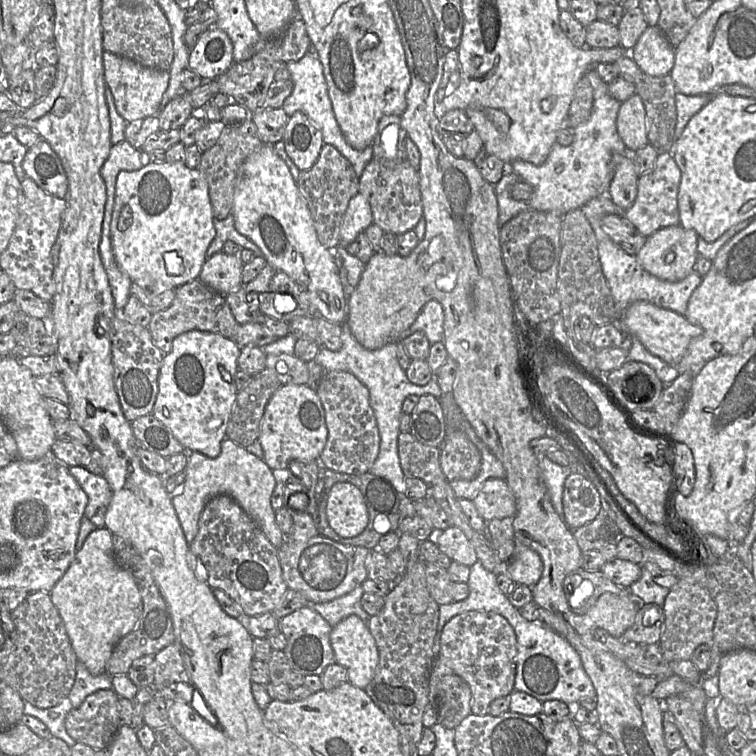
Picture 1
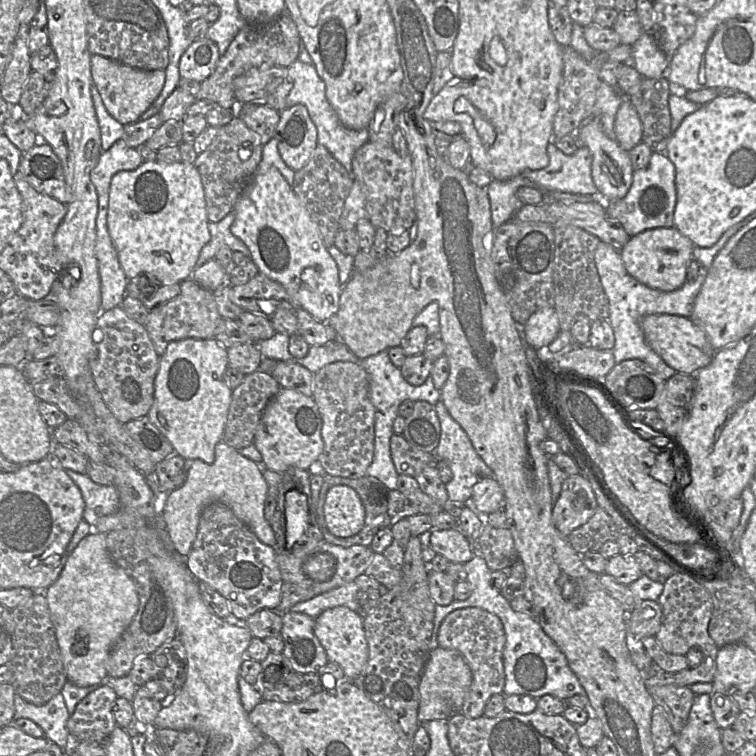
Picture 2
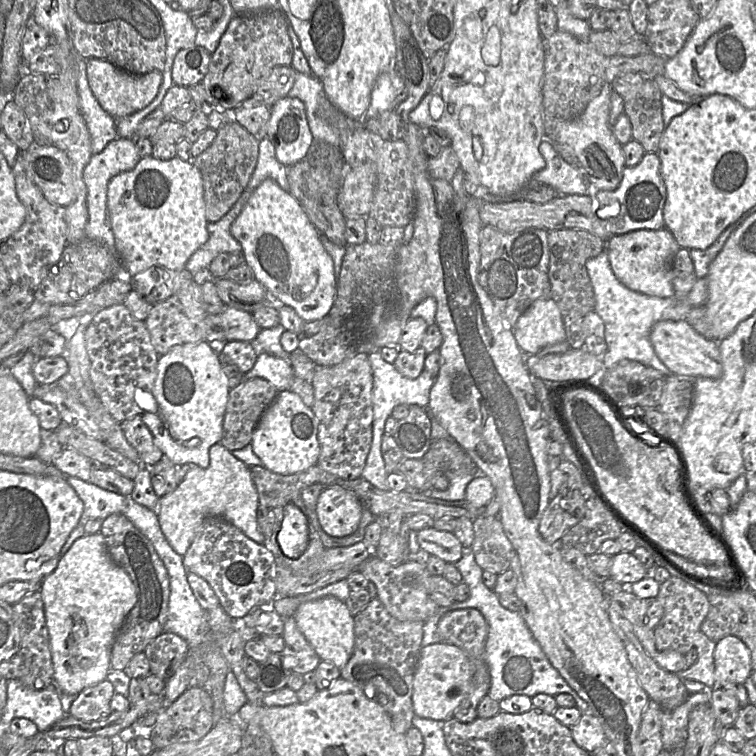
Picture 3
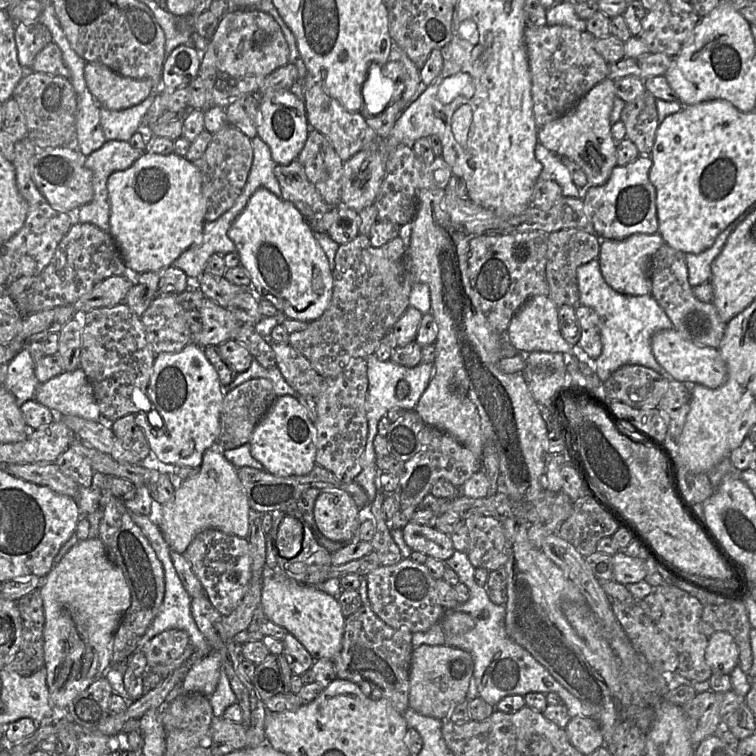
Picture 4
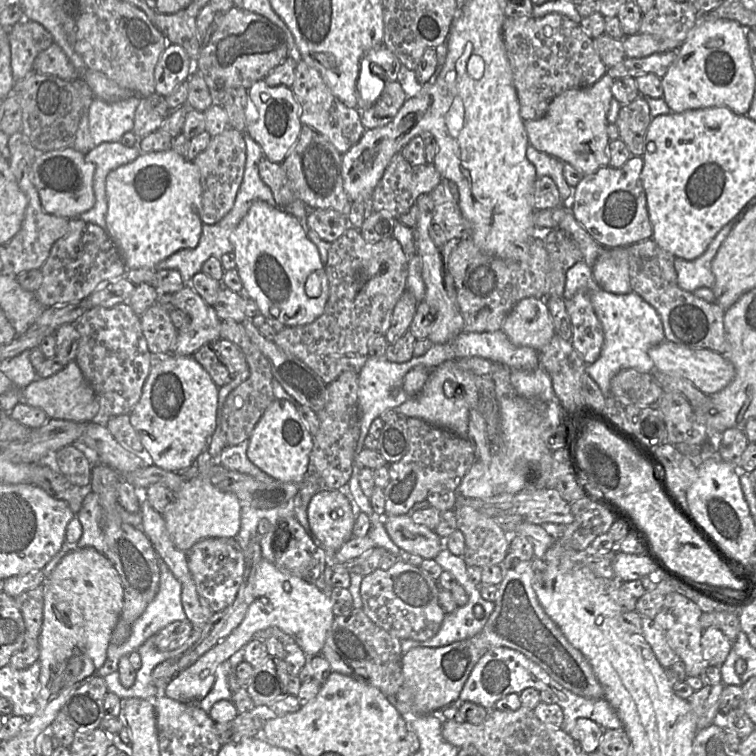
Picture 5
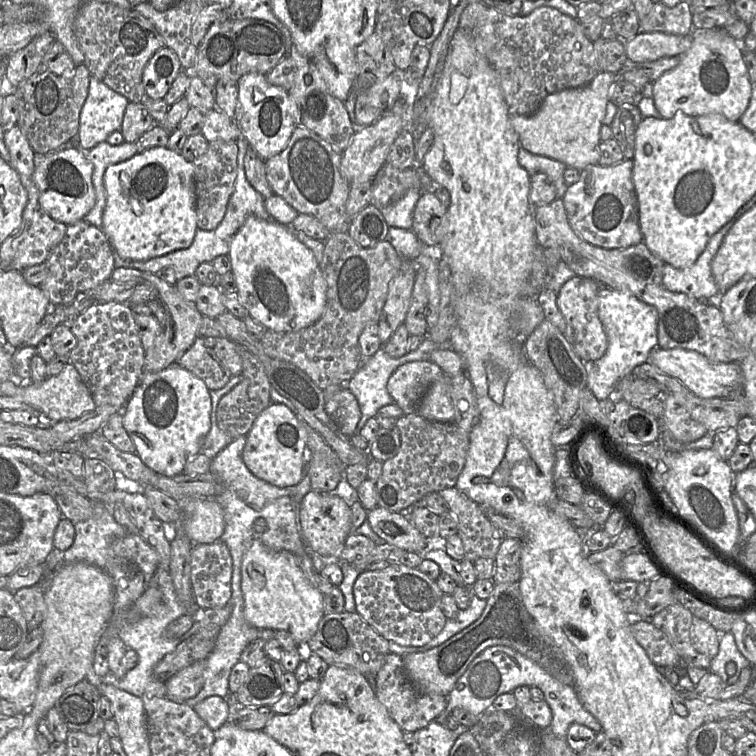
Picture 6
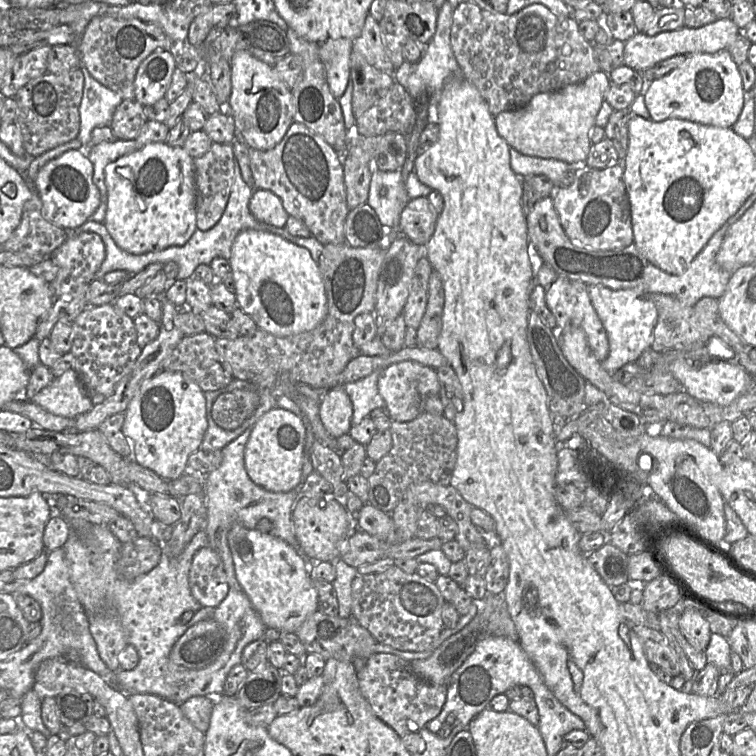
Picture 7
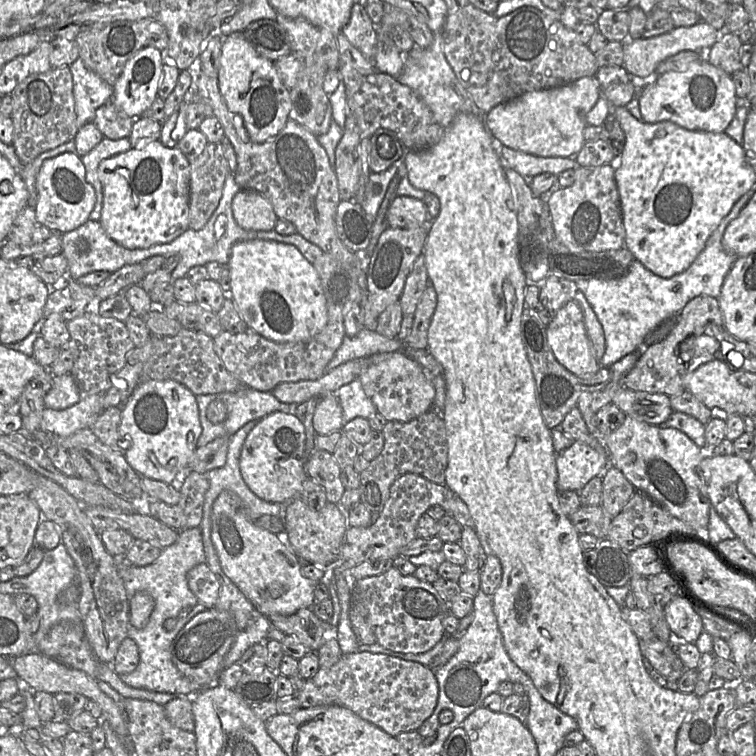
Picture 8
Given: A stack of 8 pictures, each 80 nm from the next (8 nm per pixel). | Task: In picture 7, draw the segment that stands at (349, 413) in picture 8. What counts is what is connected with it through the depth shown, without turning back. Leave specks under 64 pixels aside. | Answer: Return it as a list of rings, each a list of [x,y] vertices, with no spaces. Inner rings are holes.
[[[375,370],[362,379],[343,385],[353,405],[352,425],[358,425],[362,419],[369,417],[374,409],[385,406],[385,402],[378,391],[378,379],[381,372],[382,370]]]

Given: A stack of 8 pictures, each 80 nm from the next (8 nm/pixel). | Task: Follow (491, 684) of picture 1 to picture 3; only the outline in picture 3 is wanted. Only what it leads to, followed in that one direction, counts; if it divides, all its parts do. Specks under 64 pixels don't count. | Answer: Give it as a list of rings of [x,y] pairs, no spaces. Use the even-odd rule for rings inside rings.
[[[467,608],[446,613],[438,623],[438,634],[442,642],[451,644],[464,650],[472,663],[472,684],[467,697],[461,702],[453,714],[453,718],[462,722],[470,723],[477,716],[477,706],[483,697],[487,696],[491,676],[485,660],[485,647],[488,637],[488,624],[482,613],[475,608]]]

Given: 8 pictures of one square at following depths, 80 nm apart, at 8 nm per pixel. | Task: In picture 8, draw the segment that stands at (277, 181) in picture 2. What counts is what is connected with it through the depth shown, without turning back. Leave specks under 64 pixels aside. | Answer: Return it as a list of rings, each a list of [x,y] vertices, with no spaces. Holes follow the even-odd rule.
[[[273,240],[235,243],[228,264],[231,297],[248,328],[274,342],[307,341],[328,322],[327,300],[313,264],[294,245]]]

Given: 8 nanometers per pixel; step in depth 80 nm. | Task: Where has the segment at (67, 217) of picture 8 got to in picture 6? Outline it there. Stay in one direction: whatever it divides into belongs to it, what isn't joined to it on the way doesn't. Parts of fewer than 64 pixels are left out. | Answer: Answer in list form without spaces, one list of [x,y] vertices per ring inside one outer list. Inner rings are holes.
[[[80,146],[36,156],[33,178],[43,210],[53,220],[67,226],[83,220],[96,203],[92,174],[93,164]]]

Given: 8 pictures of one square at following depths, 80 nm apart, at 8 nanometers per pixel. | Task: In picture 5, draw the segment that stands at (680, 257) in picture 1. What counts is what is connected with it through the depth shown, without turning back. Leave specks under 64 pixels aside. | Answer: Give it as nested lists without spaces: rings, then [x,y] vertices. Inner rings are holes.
[[[628,247],[605,248],[592,266],[596,283],[613,294],[631,292],[629,270]]]

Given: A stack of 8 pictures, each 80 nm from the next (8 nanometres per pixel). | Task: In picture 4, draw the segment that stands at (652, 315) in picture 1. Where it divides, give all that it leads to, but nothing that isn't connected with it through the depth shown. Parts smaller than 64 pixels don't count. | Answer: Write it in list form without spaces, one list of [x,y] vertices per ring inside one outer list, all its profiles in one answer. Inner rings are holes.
[[[673,328],[656,332],[651,338],[651,350],[657,362],[668,372],[669,379],[710,389],[719,388],[727,380],[727,366],[717,348],[693,343]]]

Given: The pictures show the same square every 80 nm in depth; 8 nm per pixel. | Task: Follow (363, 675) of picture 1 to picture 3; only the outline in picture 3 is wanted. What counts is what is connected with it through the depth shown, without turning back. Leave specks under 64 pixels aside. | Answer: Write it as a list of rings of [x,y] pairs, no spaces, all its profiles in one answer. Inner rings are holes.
[[[327,596],[304,602],[296,609],[293,618],[321,660],[332,663],[340,670],[347,664],[355,644],[354,616],[343,601],[334,596]]]

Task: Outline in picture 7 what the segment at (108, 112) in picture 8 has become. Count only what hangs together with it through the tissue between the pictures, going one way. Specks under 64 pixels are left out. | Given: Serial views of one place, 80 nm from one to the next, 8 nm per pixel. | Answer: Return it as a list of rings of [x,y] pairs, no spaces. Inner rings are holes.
[[[123,100],[115,110],[110,128],[118,140],[135,140],[147,120],[143,105]]]

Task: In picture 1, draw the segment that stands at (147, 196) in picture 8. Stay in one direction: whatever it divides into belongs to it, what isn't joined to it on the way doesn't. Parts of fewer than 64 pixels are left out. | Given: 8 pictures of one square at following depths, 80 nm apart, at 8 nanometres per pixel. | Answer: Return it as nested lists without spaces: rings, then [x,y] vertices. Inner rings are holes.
[[[167,161],[147,162],[136,171],[120,171],[110,235],[117,264],[139,286],[177,289],[197,280],[216,235],[205,177],[198,169]]]

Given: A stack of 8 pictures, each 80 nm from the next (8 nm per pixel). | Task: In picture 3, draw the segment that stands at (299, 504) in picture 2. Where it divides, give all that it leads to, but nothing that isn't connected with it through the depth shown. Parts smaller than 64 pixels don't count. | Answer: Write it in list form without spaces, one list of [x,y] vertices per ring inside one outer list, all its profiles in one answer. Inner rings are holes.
[[[293,502],[284,506],[277,541],[283,555],[290,559],[297,559],[307,548],[308,517]]]

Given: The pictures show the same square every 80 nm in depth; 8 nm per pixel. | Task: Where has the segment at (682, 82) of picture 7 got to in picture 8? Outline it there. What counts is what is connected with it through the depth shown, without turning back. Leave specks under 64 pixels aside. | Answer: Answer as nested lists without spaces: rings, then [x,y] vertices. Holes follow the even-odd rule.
[[[701,59],[689,64],[684,71],[660,75],[637,97],[643,122],[671,122],[695,132],[724,132],[737,111],[737,97],[731,75]]]

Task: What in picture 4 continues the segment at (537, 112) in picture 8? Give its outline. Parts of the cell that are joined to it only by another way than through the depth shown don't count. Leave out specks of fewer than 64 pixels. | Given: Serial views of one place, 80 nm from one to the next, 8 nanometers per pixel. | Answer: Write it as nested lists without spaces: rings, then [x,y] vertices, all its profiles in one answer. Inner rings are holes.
[[[606,78],[595,85],[569,112],[547,123],[537,132],[538,143],[557,156],[571,159],[582,169],[589,187],[604,185],[617,166],[617,142],[611,135],[609,120],[614,98],[614,81]]]

